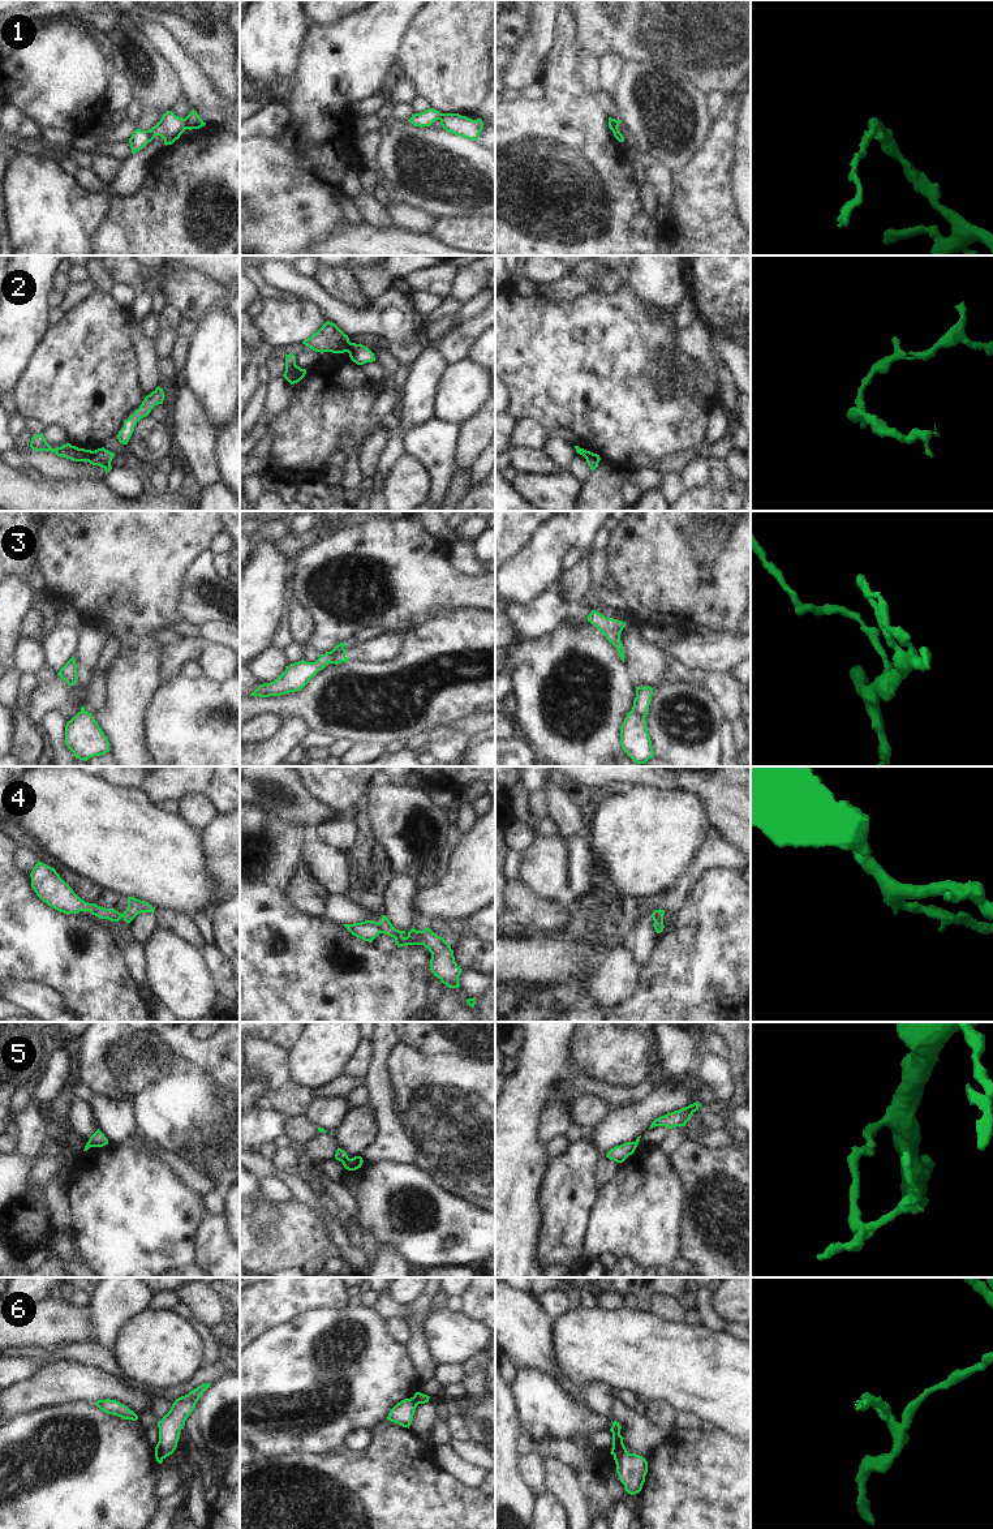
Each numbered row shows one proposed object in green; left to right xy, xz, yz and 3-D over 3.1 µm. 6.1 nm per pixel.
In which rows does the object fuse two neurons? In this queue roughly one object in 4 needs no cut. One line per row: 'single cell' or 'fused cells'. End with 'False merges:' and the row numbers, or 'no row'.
1: fused cells
2: fused cells
3: fused cells
4: fused cells
5: fused cells
6: fused cells
False merges: 1, 2, 3, 4, 5, 6

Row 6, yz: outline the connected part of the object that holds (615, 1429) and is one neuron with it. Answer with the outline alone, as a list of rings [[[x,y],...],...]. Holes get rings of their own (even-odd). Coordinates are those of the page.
[[[614,1421],[612,1426],[610,1429],[610,1431],[612,1433],[612,1448],[610,1452],[611,1455],[615,1455],[623,1443],[624,1438],[620,1435],[620,1429],[622,1429],[622,1426],[619,1425],[619,1422]]]

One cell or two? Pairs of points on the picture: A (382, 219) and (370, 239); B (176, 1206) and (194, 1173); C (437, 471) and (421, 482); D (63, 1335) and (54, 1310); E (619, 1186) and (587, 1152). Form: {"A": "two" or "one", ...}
{"A": "two", "B": "two", "C": "two", "D": "one", "E": "two"}

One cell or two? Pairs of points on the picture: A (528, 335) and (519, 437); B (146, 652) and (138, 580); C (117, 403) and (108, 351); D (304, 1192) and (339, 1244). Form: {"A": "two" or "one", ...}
{"A": "two", "B": "one", "C": "one", "D": "one"}

